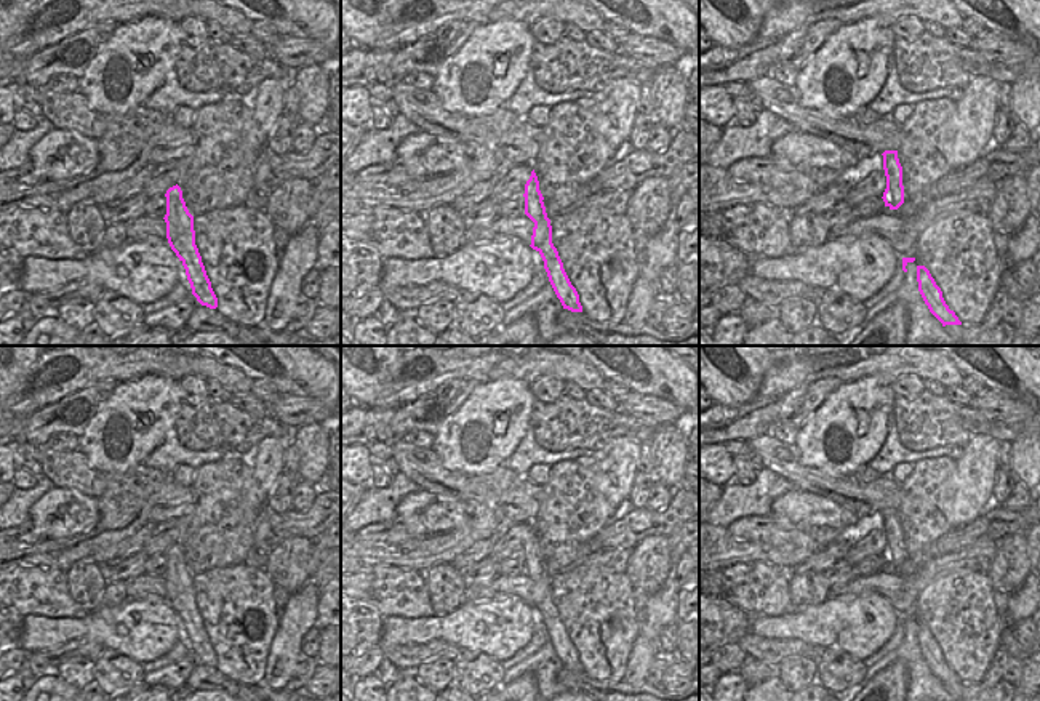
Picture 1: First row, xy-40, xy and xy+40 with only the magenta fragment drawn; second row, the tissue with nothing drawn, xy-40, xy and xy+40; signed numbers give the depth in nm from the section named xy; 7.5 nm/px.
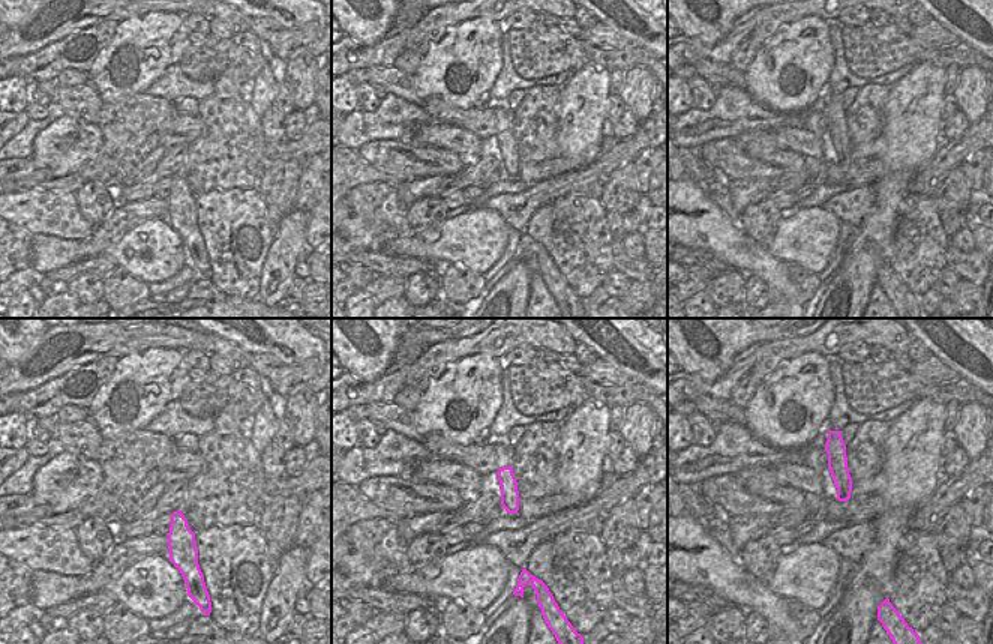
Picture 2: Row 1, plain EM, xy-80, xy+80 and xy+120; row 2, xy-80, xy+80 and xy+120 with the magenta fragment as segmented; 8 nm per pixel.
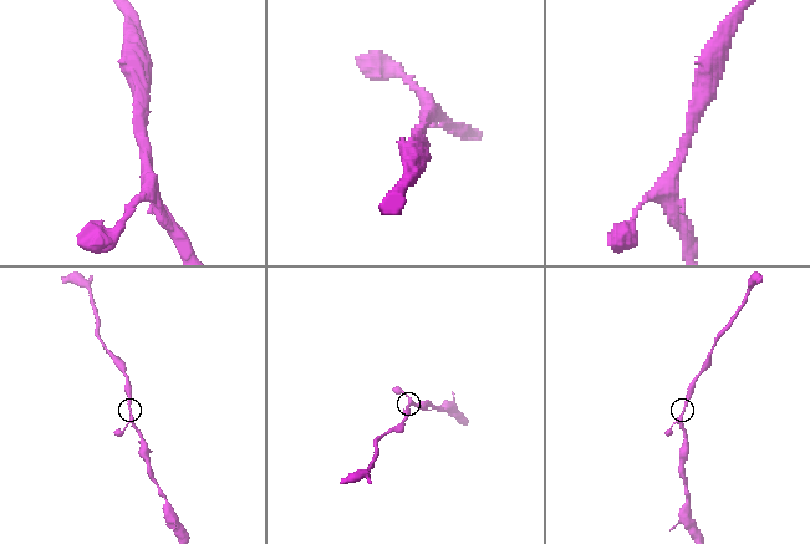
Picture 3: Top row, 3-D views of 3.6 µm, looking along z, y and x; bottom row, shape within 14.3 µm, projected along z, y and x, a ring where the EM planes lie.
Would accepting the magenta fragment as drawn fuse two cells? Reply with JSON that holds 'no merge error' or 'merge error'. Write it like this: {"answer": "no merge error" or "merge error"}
{"answer": "no merge error"}

